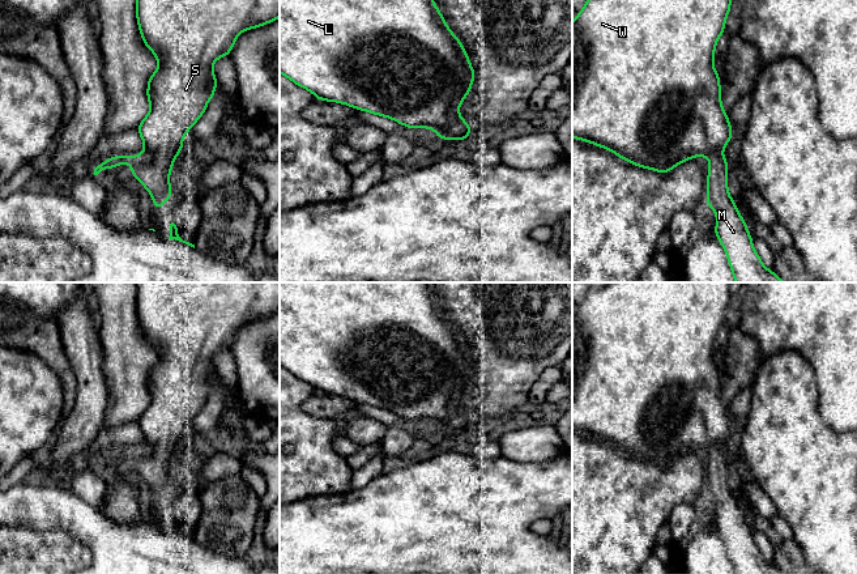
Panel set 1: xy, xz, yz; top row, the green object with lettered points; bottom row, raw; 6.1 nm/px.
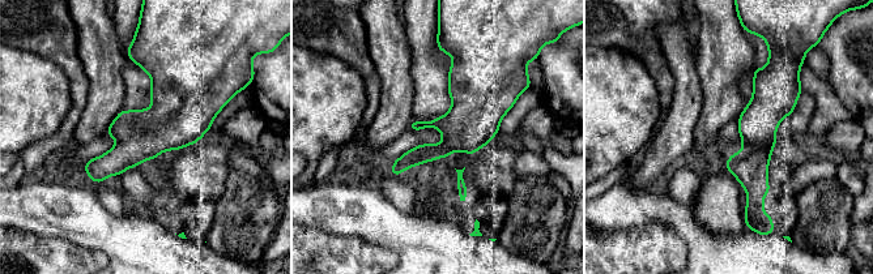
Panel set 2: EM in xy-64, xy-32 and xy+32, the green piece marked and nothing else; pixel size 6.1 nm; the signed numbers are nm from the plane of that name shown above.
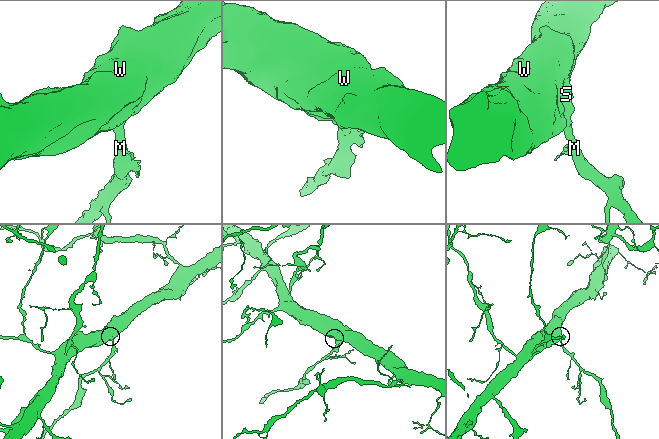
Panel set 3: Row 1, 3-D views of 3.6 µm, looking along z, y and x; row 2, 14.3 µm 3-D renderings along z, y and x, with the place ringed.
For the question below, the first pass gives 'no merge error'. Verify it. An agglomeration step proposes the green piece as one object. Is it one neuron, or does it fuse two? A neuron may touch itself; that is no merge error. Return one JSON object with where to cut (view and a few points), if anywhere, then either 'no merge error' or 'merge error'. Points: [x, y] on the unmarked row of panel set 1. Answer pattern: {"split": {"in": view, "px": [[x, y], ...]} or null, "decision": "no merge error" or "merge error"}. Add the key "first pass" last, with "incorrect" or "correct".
{"split": null, "decision": "no merge error", "first pass": "correct"}

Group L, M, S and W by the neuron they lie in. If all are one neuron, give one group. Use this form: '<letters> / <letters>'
L M S W

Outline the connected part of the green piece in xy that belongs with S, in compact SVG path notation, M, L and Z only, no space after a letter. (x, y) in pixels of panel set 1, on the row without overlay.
M136 282L136 286L140 327L158 353L158 362L148 374L150 404L137 420L144 445L114 448L101 455L93 467L129 456L131 467L149 484L153 499L163 502L165 494L172 490L170 463L183 443L183 430L216 388L218 374L213 356L230 348L243 323L264 319L280 310L280 282Z

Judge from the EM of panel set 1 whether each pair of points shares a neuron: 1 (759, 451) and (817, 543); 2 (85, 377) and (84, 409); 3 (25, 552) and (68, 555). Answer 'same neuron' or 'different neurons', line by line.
1: same neuron
2: same neuron
3: same neuron

